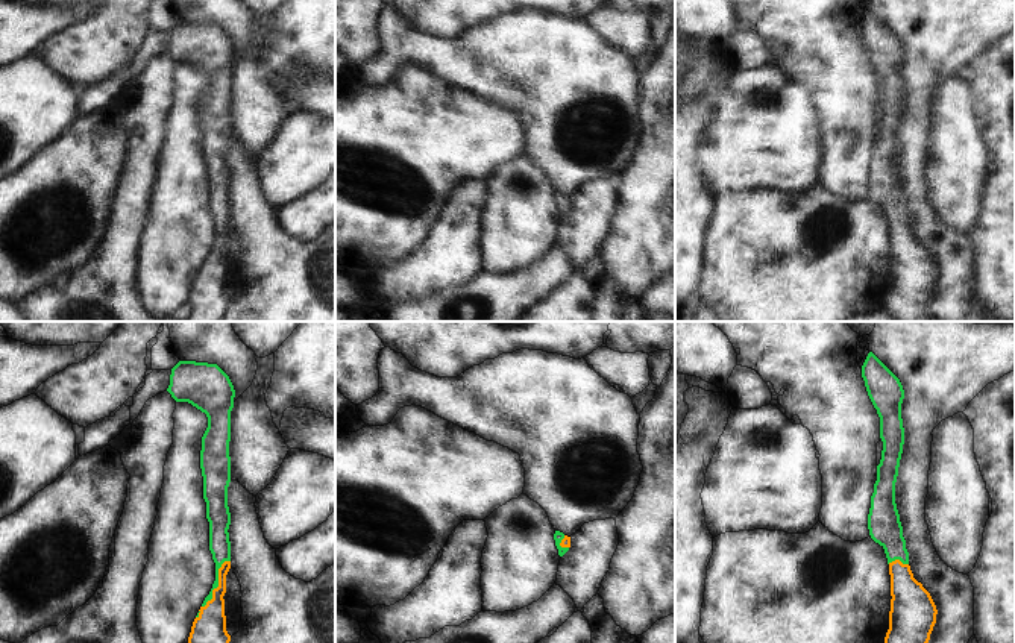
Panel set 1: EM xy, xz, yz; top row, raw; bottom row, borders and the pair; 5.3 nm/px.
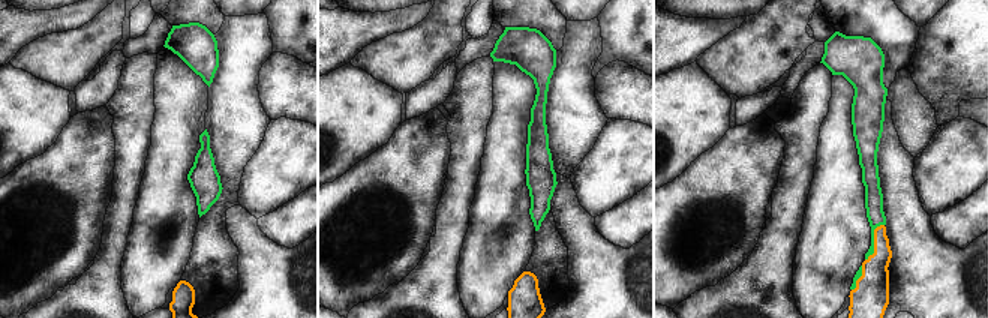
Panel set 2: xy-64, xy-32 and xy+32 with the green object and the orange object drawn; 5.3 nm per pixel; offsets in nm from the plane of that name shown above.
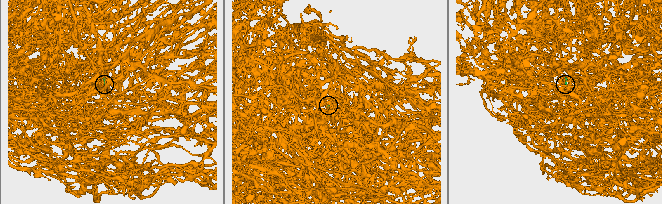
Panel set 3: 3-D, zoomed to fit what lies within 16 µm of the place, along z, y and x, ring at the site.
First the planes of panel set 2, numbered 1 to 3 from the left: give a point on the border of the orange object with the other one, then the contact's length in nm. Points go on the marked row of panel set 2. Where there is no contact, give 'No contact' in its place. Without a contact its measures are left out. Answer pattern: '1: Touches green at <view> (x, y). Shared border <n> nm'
1: No contact
2: No contact
3: Touches green at xy+32 (873, 240). Shared border 220 nm

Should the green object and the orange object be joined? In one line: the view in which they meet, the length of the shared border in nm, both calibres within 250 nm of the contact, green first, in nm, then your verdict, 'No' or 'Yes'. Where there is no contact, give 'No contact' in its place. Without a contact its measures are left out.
Touches green in xy. Shared border 300 nm. Thickness 110 nm (green) against 170 nm. Yes

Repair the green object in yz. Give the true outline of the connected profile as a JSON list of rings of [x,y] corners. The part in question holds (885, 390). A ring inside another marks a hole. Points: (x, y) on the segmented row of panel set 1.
[[[872,352],[862,365],[862,378],[880,417],[883,441],[868,529],[871,538],[885,549],[889,564],[892,599],[885,643],[929,643],[938,610],[930,593],[913,578],[895,503],[895,482],[904,444],[904,390],[900,379]]]

